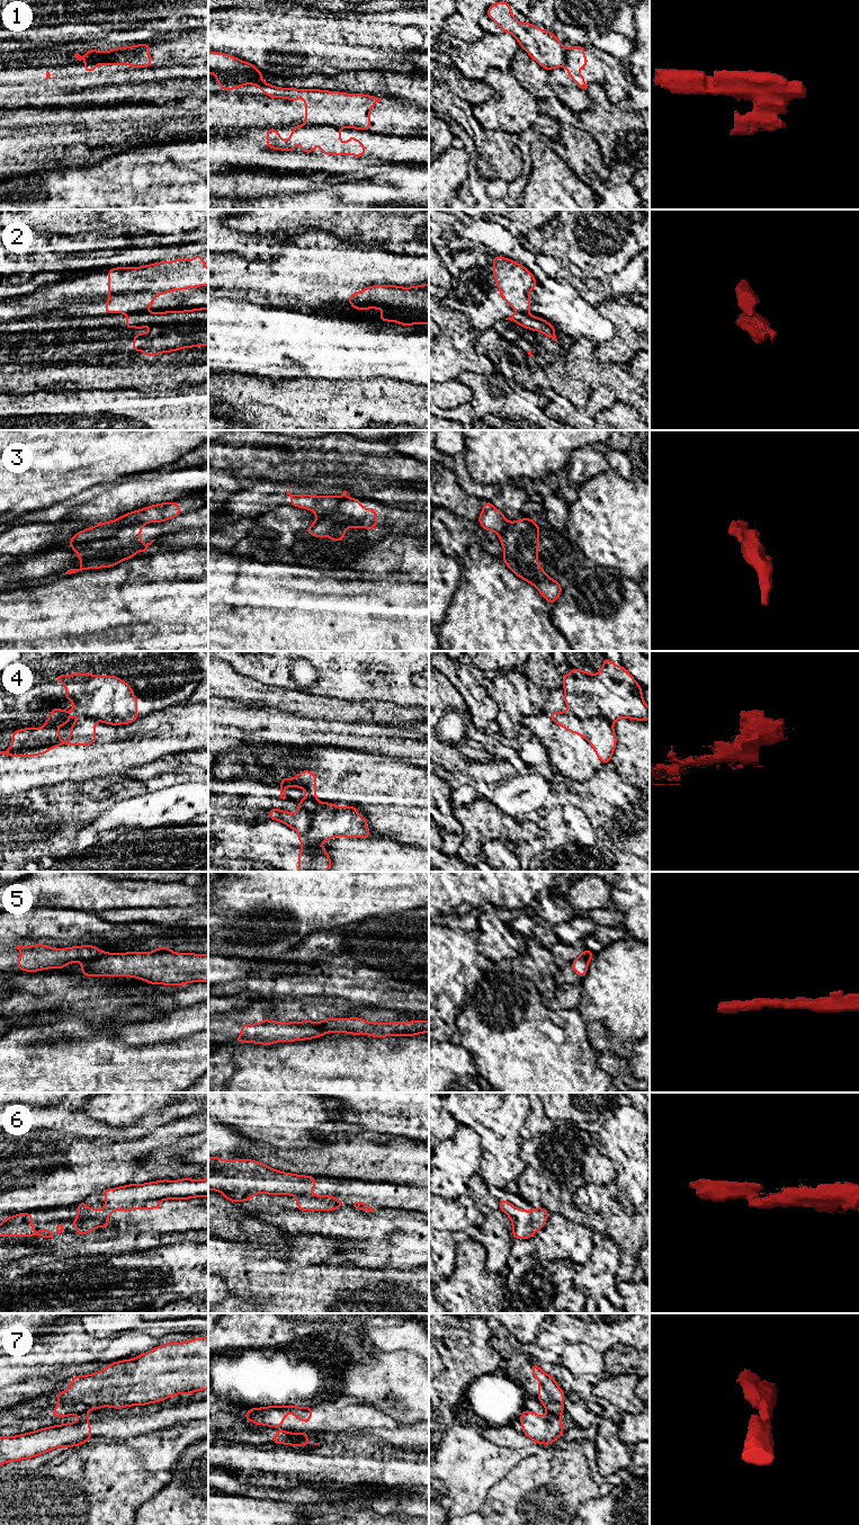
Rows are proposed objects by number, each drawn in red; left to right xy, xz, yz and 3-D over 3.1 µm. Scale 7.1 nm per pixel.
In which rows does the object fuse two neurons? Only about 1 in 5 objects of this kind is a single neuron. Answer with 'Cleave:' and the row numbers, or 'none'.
Cleave: 1, 2, 3, 4, 5, 7

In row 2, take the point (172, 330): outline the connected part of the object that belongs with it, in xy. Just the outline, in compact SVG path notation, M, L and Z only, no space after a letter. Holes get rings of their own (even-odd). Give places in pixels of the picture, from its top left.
M208 307L168 311L135 312L126 316L126 327L150 327L152 333L137 333L133 338L133 351L144 351L145 357L181 348L208 346Z

